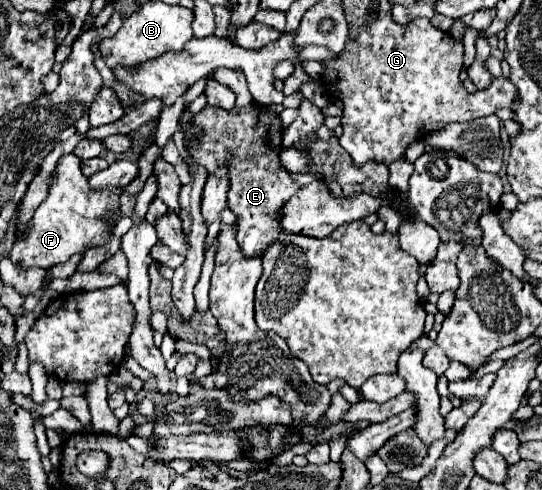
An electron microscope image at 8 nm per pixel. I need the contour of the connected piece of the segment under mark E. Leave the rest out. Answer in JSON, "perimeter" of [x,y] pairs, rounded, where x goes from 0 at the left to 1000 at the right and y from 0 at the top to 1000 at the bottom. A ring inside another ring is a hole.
{"perimeter":[[[472,208],[454,220],[428,224],[380,216],[358,237],[358,257],[373,265],[373,282],[354,302],[354,322],[365,327],[365,335],[380,339],[384,351],[395,351],[406,339],[421,343],[421,424],[439,445],[435,486],[446,518],[454,527],[483,522],[517,478],[517,424],[554,384],[539,371],[535,355],[513,335],[513,306],[520,302],[517,241]]]}

